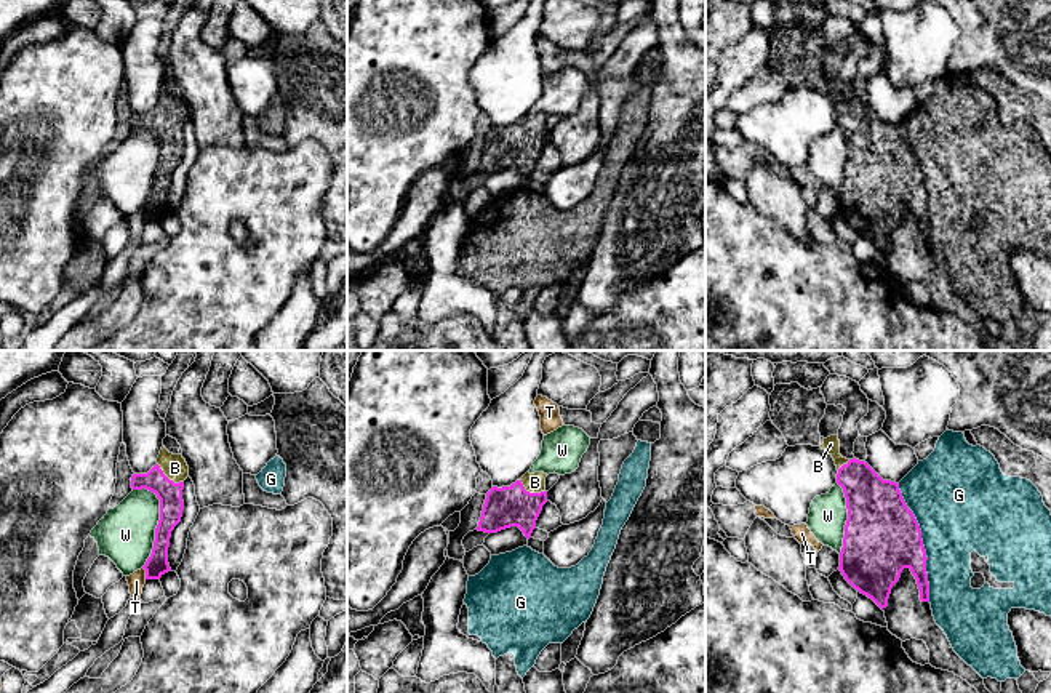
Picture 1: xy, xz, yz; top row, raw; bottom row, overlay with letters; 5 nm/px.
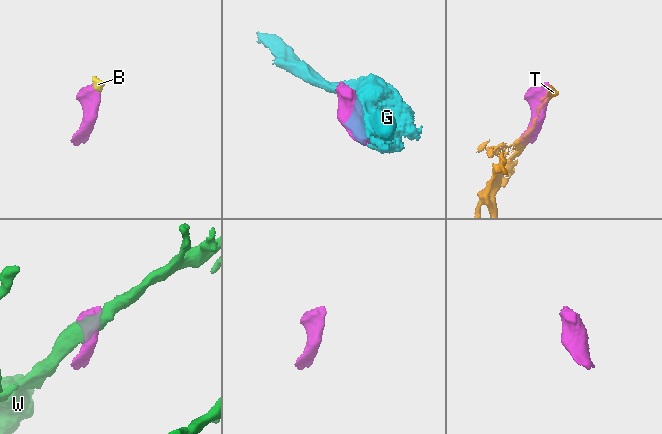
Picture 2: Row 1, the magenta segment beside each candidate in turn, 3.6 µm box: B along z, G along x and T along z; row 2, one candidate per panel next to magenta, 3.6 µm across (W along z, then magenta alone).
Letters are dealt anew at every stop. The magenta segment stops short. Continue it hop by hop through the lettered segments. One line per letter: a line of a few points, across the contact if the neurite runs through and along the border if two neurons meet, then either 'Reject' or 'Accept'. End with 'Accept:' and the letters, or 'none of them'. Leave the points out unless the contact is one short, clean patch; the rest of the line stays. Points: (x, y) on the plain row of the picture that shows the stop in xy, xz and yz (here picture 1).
B: Line: xy (170, 135), (167, 119), (175, 109). Accept
G: Reject
T: Reject
W: Reject
Accept: B

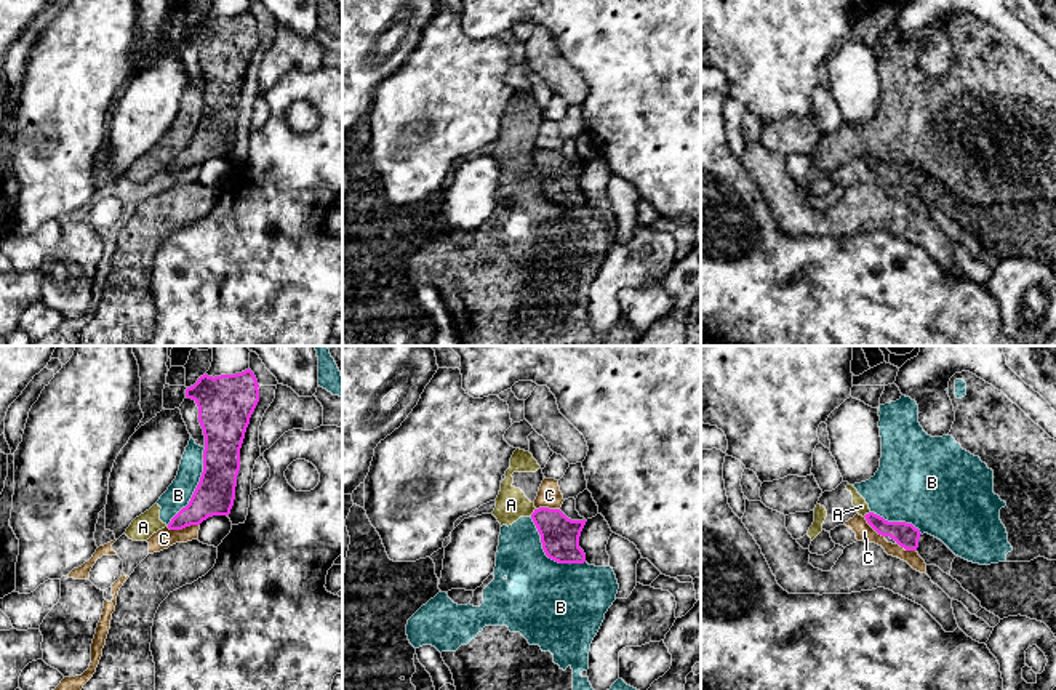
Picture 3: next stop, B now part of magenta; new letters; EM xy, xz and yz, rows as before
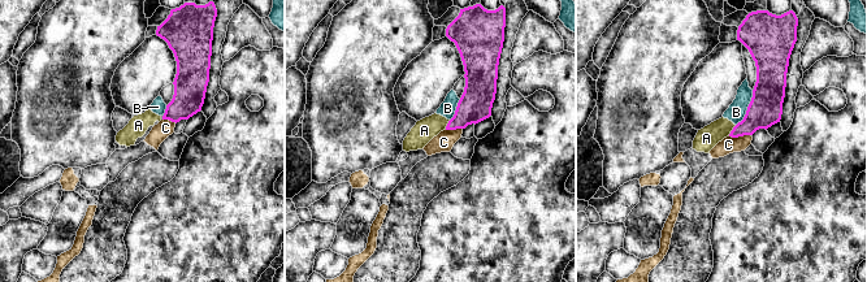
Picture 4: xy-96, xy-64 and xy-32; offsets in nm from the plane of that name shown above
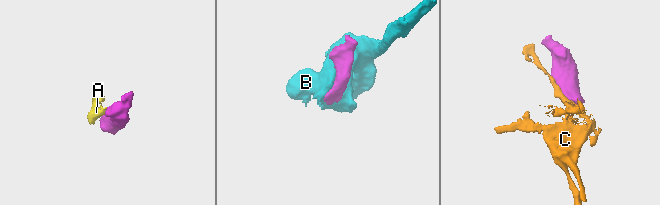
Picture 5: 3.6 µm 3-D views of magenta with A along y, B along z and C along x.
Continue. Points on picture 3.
A: Line: xz (535, 149), (530, 157). Reject
B: Reject
C: Reject
Accept: none of them

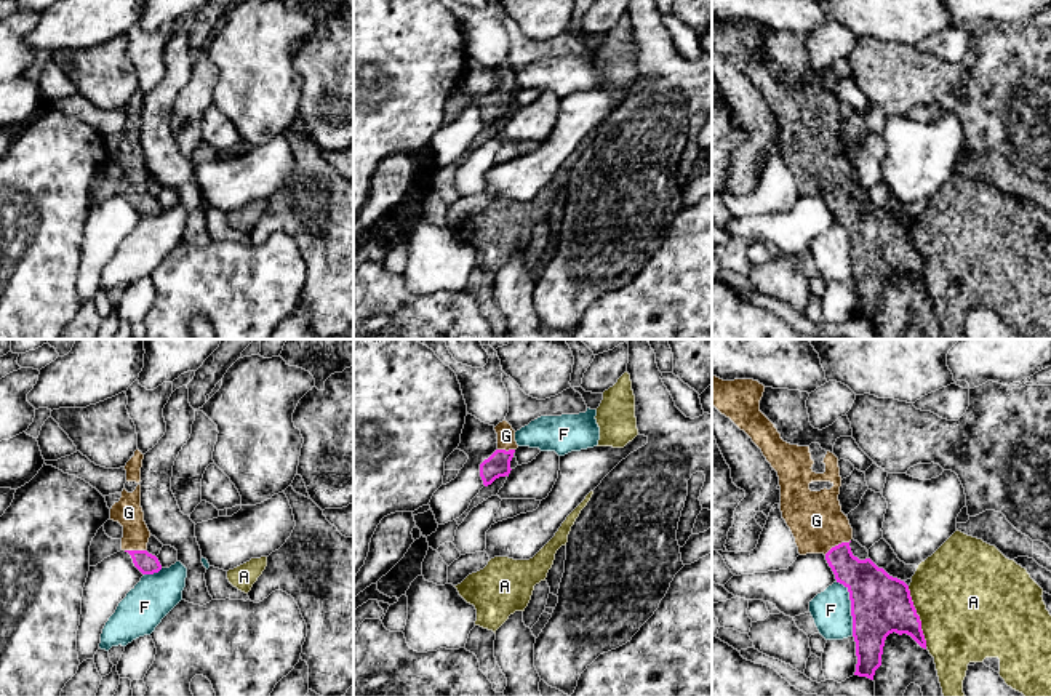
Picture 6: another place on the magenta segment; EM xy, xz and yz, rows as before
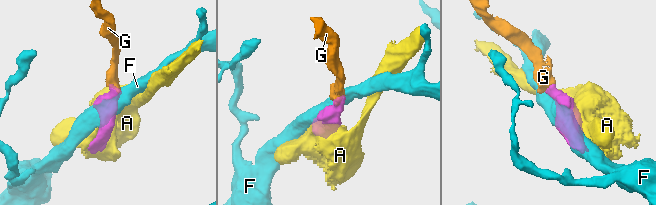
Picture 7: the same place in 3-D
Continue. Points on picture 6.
A: Reject
F: Reject
G: Line: yz (867, 226), (839, 197), (839, 186), (816, 162). Accept
Accept: G

